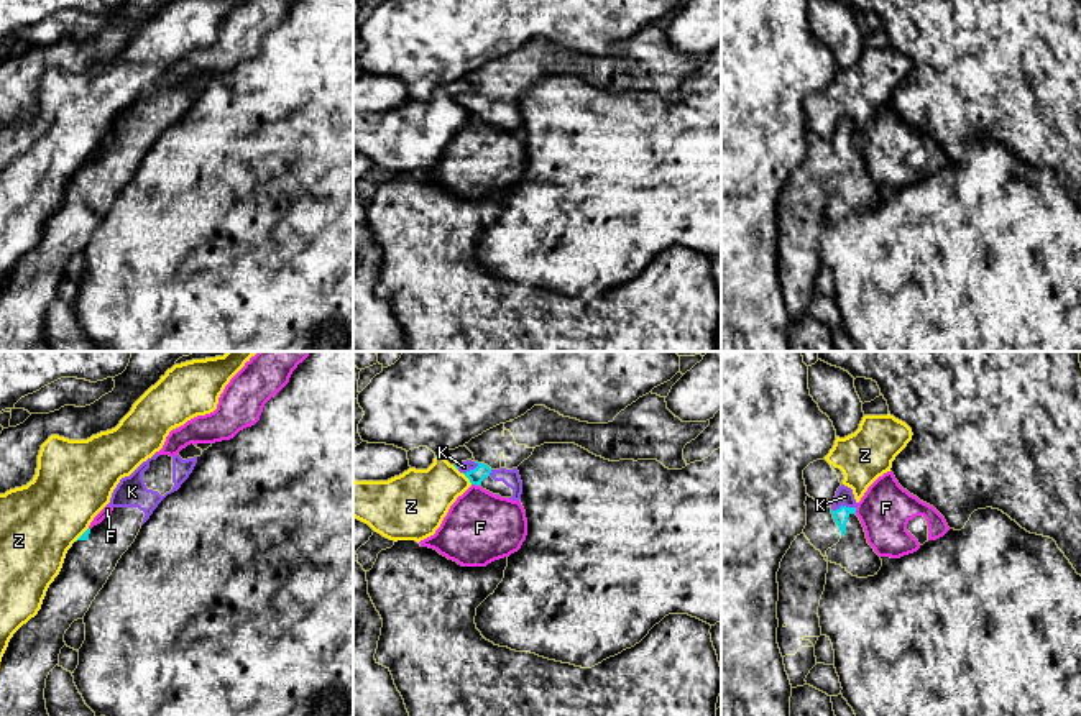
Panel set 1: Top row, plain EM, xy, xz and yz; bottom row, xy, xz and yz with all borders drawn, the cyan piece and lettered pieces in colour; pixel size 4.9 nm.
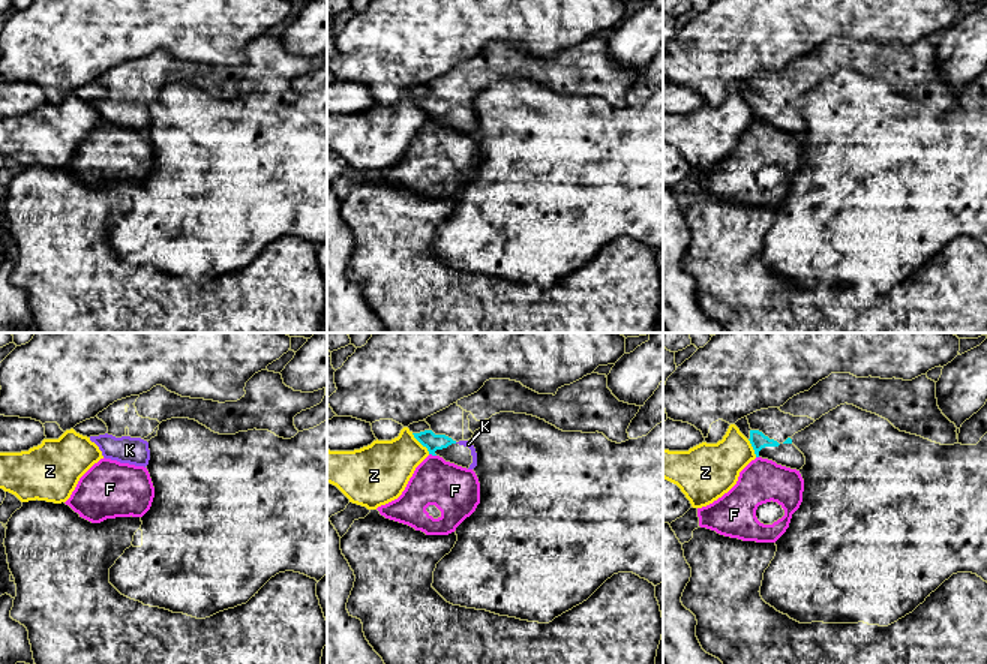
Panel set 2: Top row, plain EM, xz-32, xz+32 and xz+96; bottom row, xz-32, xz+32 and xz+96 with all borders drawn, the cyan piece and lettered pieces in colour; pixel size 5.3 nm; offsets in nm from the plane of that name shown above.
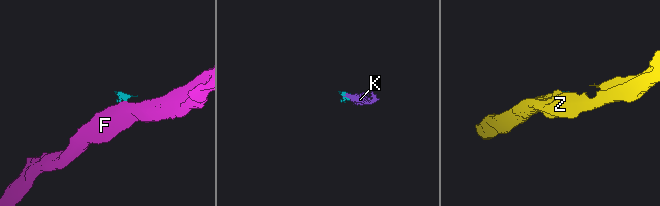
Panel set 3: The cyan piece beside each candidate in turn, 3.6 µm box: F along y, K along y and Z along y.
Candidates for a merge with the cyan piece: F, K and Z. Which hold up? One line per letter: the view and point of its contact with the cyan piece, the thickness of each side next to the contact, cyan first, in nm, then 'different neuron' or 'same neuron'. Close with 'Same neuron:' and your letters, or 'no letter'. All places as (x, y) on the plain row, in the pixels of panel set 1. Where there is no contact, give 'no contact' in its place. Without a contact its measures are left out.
F: contact xz (475, 115); calibres 70 and 360 nm; different neuron
K: contact yz (843, 138); calibres 70 and 90 nm; same neuron
Z: contact xz (467, 109); calibres 70 and 280 nm; different neuron
Same neuron: K

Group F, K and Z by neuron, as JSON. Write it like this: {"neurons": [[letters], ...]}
{"neurons": [["F"], ["K"], ["Z"]]}

